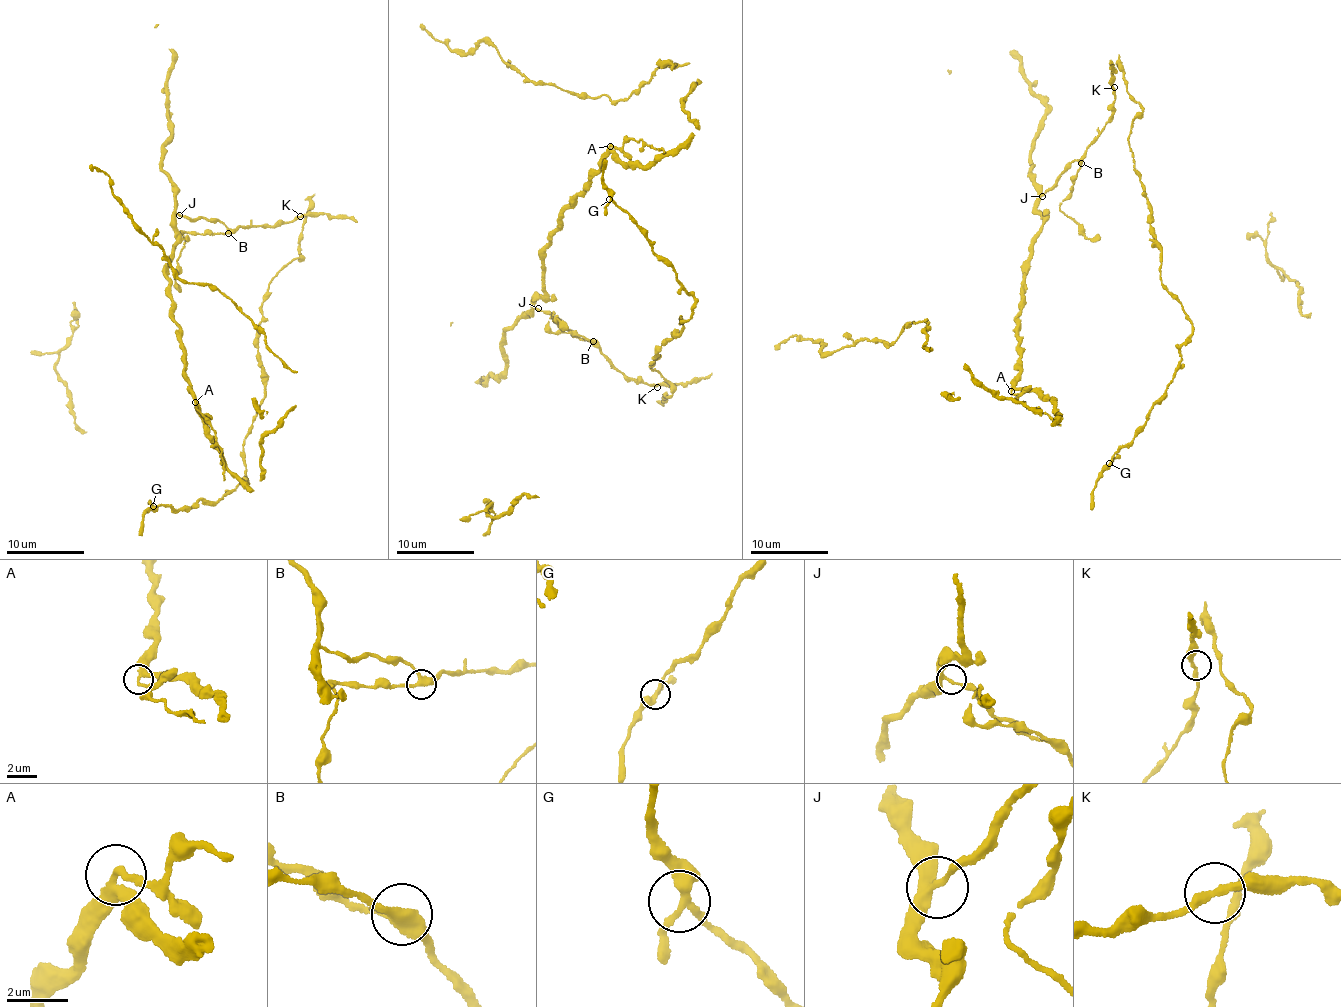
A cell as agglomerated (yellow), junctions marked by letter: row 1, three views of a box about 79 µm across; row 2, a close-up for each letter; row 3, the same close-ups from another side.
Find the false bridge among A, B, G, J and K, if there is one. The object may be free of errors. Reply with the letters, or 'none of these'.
A

